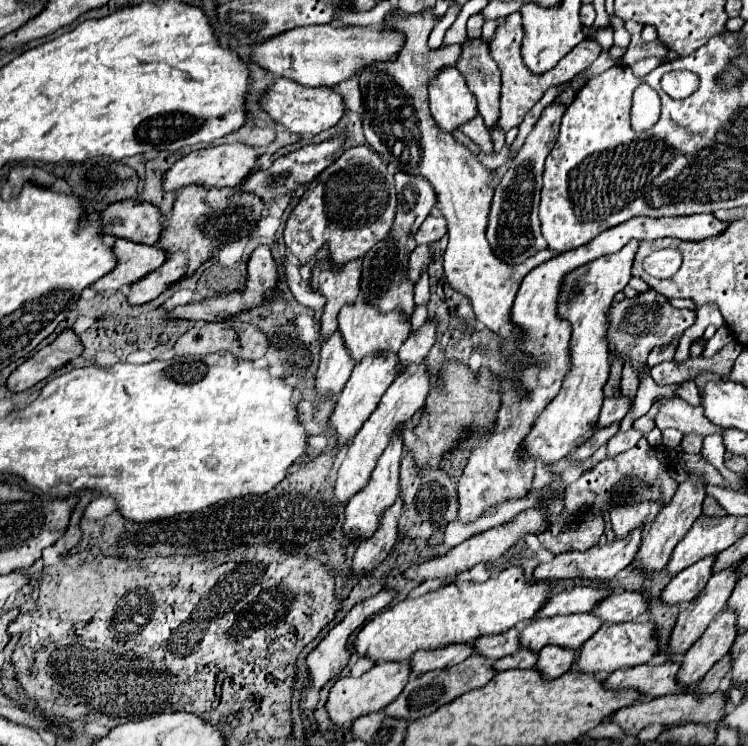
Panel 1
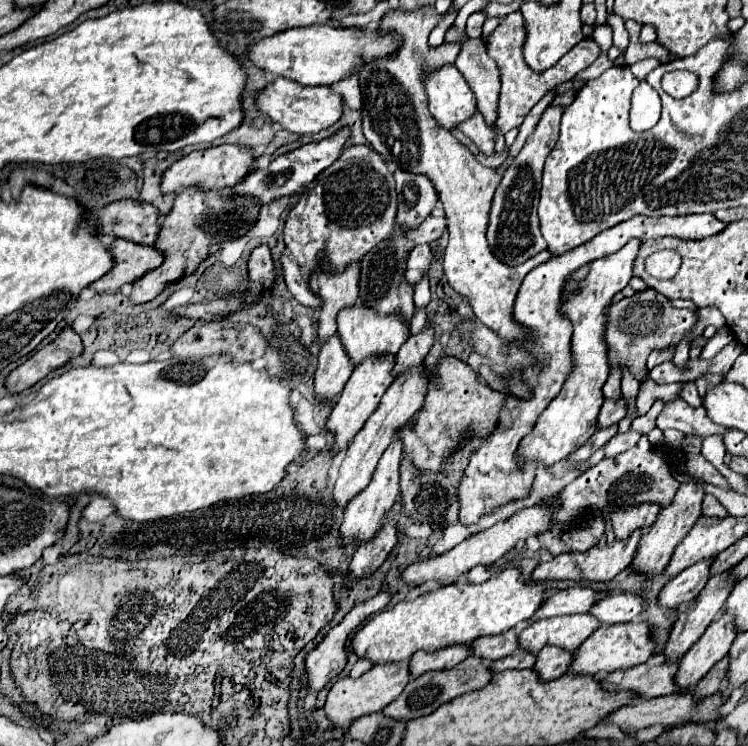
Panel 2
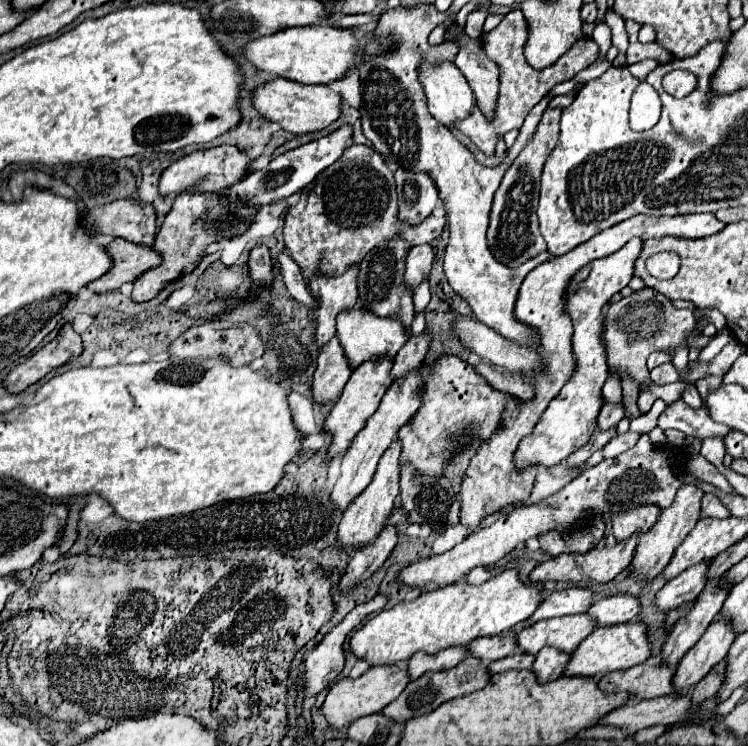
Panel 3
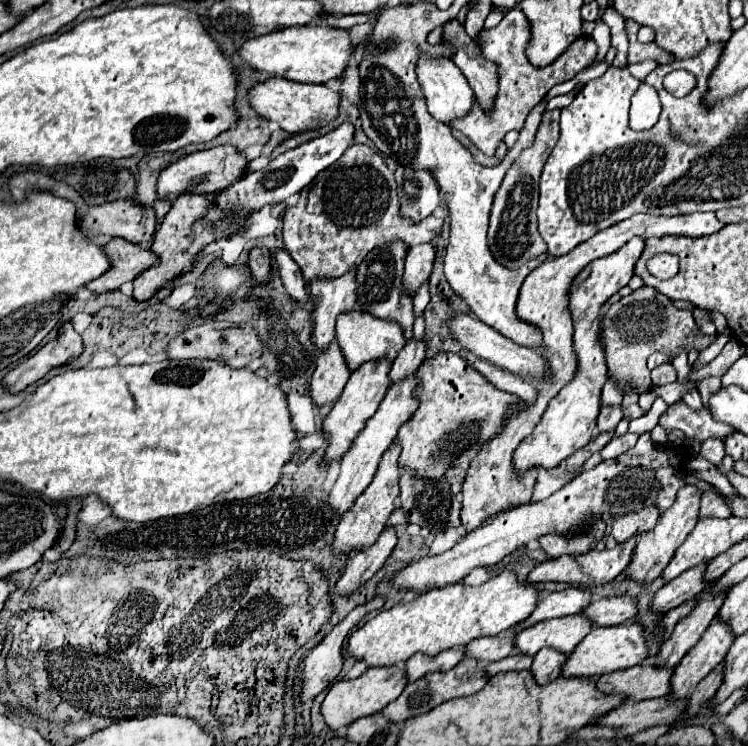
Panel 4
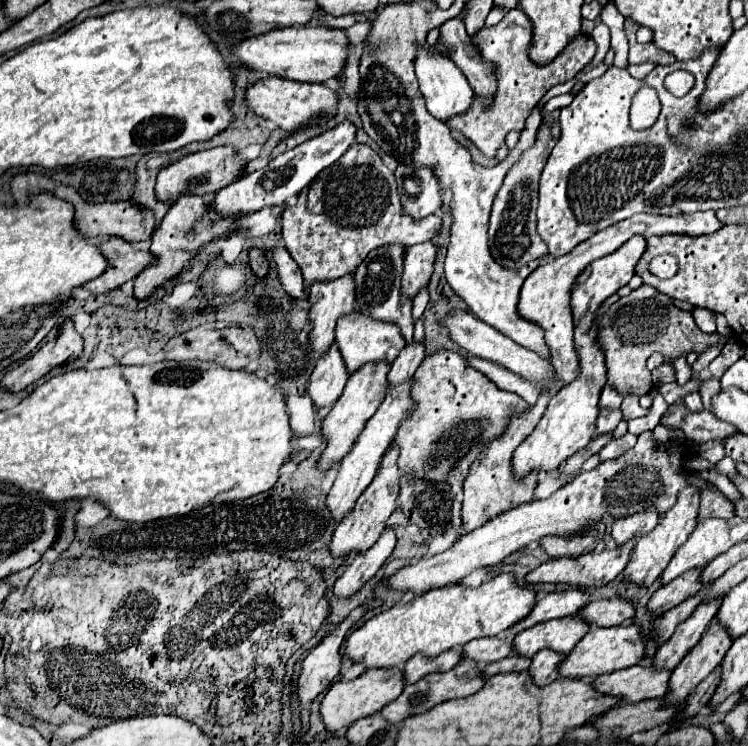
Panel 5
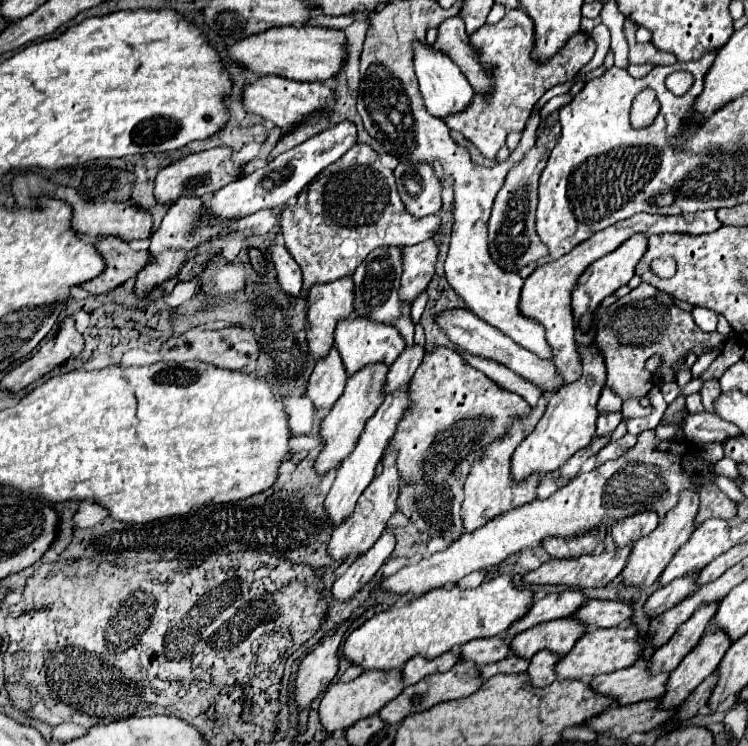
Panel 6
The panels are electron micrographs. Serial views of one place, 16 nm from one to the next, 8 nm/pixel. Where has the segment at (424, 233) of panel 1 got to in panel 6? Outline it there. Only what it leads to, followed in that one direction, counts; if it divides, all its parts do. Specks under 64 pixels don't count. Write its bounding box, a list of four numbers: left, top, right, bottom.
[280,144,440,294]

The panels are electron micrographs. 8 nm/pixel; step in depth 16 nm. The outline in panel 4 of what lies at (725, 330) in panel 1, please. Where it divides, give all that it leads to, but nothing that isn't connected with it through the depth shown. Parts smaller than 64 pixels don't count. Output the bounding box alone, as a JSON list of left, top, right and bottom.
[698,332,730,366]

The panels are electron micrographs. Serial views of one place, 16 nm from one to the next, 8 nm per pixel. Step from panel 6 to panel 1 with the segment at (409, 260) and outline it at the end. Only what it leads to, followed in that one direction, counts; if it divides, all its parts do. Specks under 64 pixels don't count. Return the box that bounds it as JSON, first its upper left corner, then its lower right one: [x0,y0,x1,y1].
[408,246,430,282]

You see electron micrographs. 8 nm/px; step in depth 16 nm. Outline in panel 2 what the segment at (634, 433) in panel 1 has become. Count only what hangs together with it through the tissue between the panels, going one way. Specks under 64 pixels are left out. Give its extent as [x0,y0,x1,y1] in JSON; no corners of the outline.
[606,430,640,458]

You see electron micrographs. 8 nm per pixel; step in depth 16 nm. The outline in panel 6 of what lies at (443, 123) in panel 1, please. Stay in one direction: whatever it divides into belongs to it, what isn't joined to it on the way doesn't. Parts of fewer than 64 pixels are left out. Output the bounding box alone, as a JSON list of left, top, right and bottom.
[414,42,474,120]

